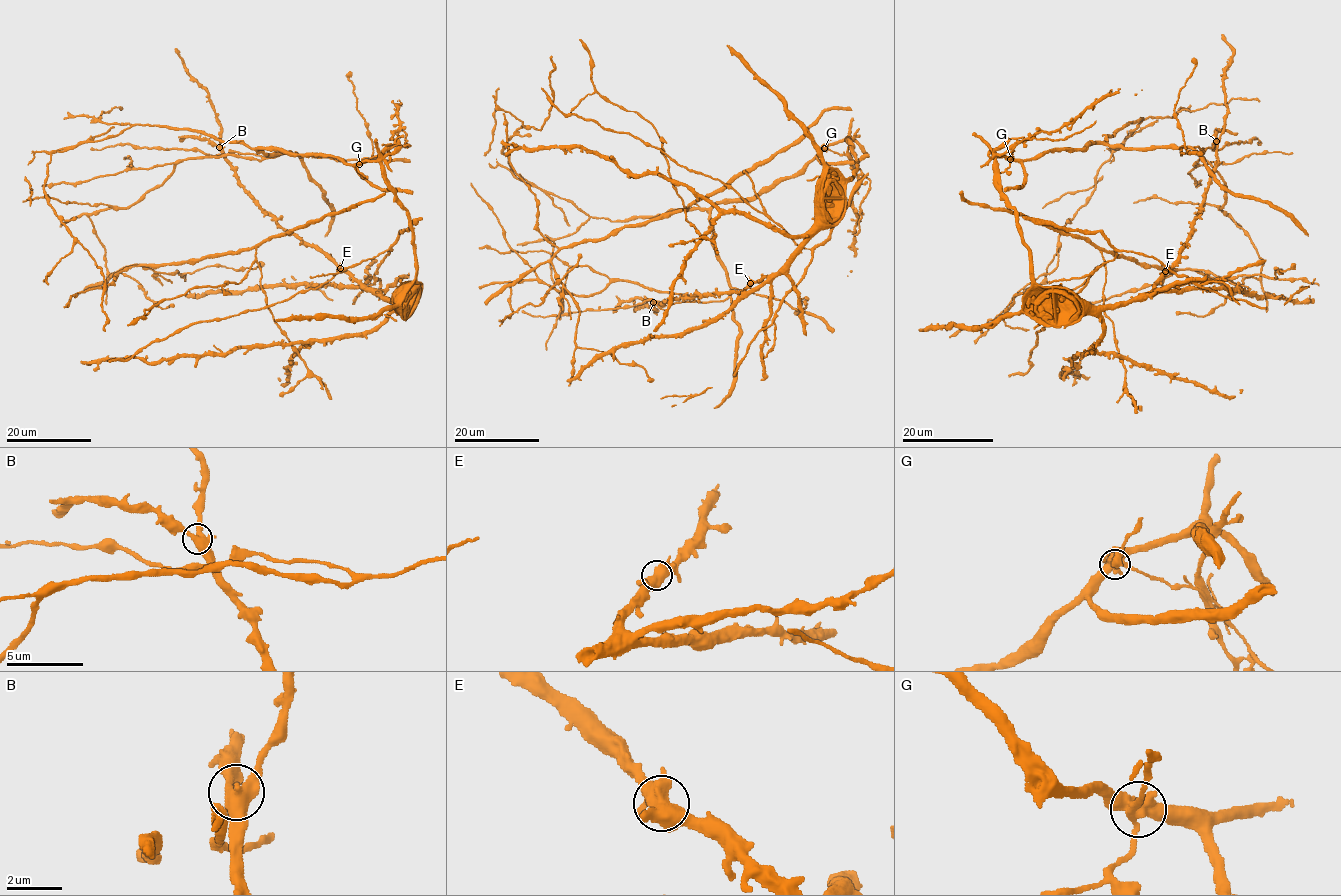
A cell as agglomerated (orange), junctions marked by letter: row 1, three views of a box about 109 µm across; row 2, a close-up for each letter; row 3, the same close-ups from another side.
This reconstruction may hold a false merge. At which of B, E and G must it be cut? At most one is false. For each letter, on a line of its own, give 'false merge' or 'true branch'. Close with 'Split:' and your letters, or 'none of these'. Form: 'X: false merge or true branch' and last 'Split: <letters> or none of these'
B: true branch
E: true branch
G: false merge
Split: G

